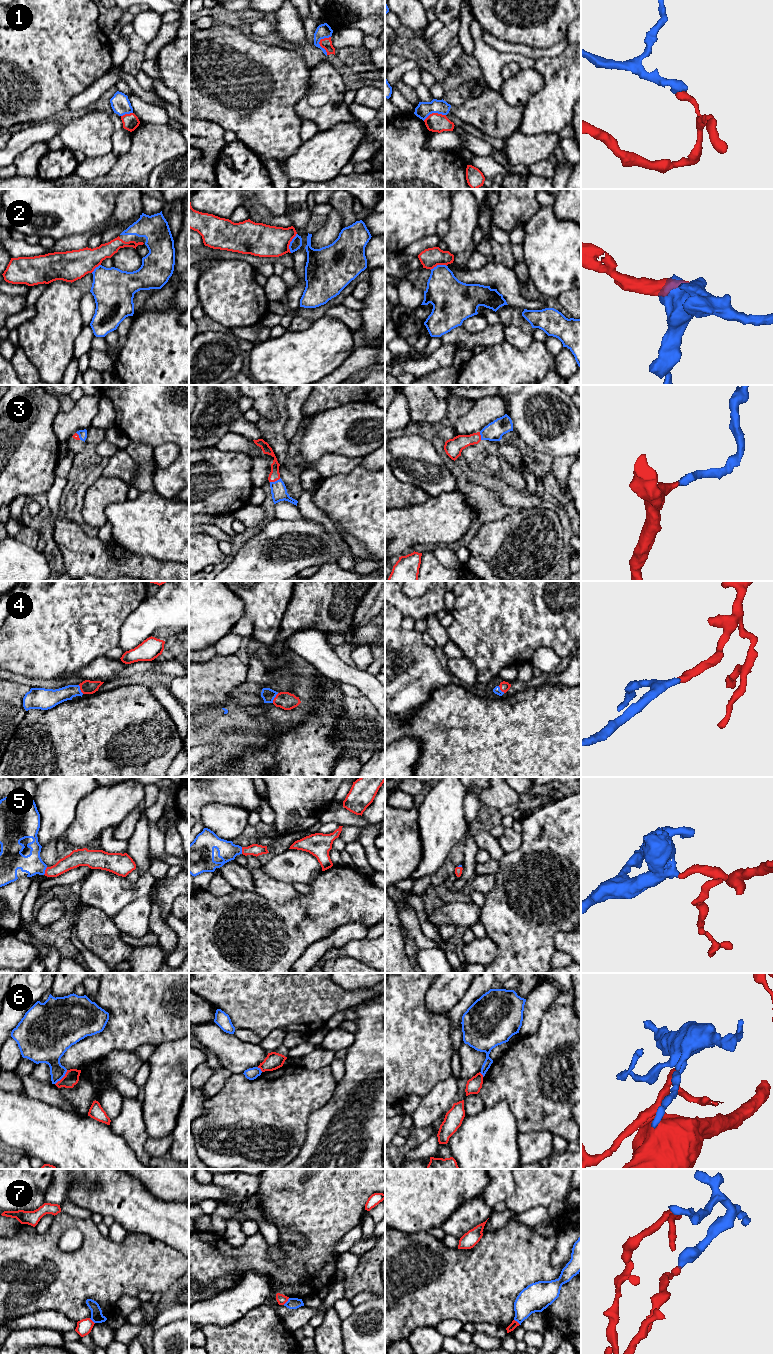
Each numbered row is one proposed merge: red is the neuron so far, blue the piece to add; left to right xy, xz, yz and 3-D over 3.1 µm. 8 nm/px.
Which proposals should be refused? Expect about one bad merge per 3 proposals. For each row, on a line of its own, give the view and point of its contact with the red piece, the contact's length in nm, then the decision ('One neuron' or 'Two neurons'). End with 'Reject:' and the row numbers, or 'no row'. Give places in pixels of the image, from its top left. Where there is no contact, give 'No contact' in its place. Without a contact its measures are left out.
1: Touches red at xz (319, 42). Shared border 160 nm. Two neurons
2: Touches red at xz (289, 243). Shared border 170 nm. One neuron
3: Touches red at xz (275, 480). Shared border 90 nm. One neuron
4: Touches red at xz (274, 698). Shared border 90 nm. One neuron
5: Touches red at xy (45, 871). Shared border 70 nm. One neuron
6: Touches red at xy (63, 1077). Shared border 160 nm. Two neurons
7: Touches red at xz (286, 1301). Shared border 80 nm. Two neurons
Reject: 1, 6, 7

